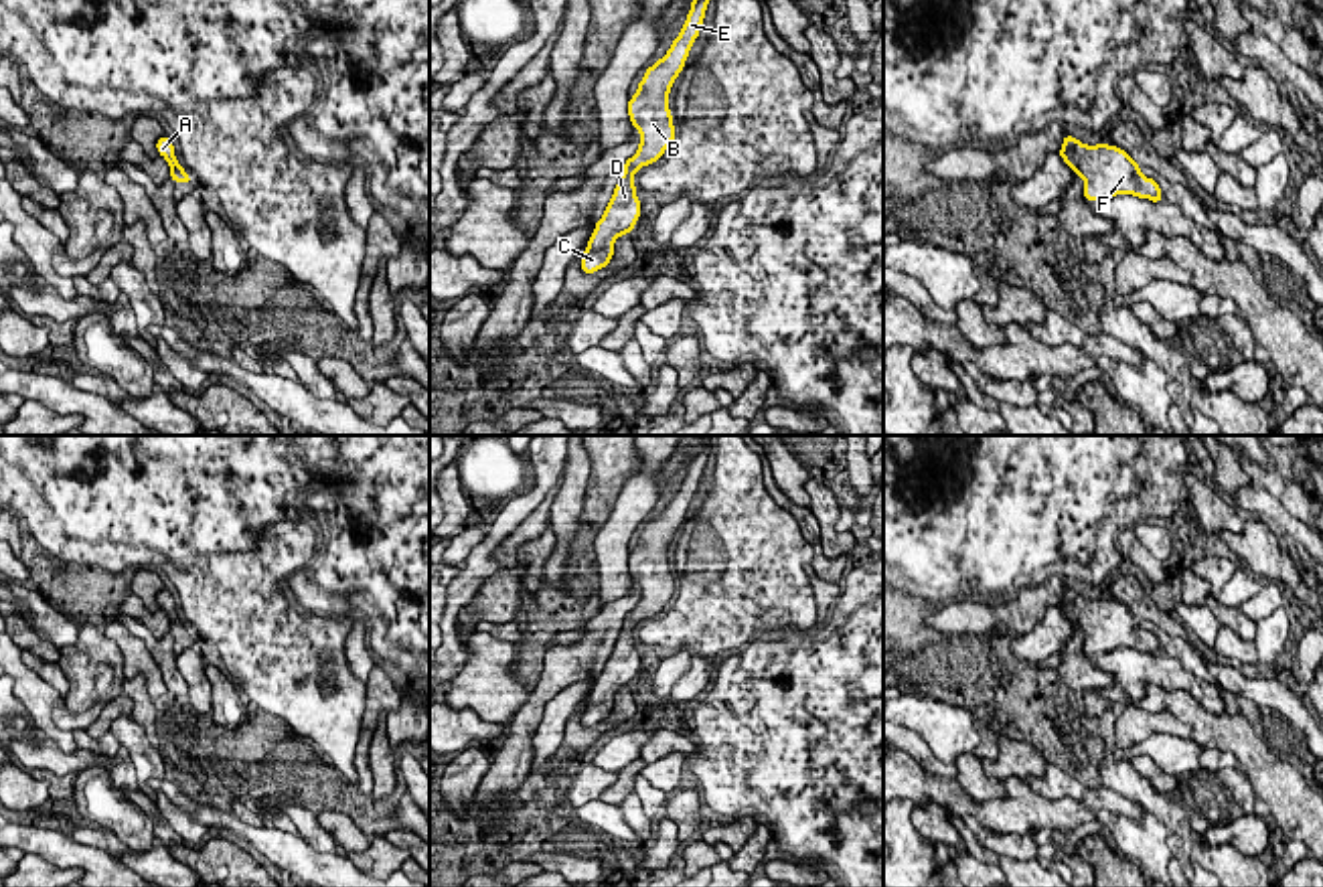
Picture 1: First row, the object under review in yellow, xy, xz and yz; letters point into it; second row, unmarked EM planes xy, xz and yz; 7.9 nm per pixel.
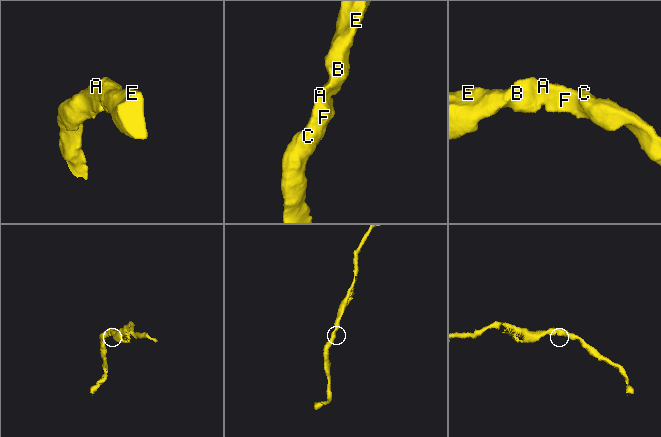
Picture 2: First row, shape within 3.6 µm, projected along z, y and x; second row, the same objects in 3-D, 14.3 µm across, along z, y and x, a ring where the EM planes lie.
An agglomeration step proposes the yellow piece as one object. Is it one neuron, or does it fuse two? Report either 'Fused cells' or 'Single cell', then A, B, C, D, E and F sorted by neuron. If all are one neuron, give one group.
Single cell. Groups: A B C D E F

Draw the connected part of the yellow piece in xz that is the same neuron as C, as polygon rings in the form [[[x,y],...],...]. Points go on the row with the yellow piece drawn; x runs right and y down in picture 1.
[[[691,0],[687,22],[663,59],[646,69],[636,93],[628,101],[632,126],[640,132],[640,146],[626,160],[622,178],[614,194],[596,223],[581,259],[583,273],[596,273],[606,267],[614,255],[614,241],[634,229],[640,219],[640,200],[632,176],[638,168],[656,162],[675,140],[673,115],[669,111],[669,91],[685,69],[685,59],[701,34],[701,22],[709,0]]]

